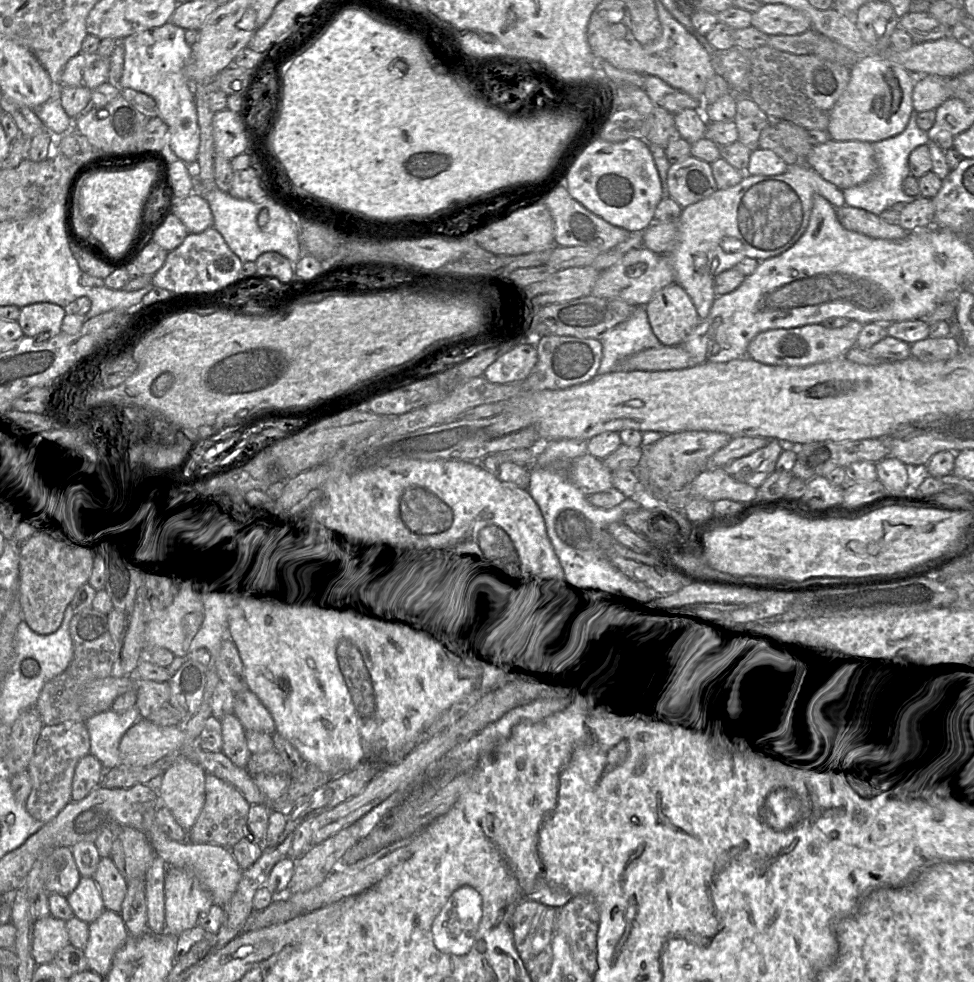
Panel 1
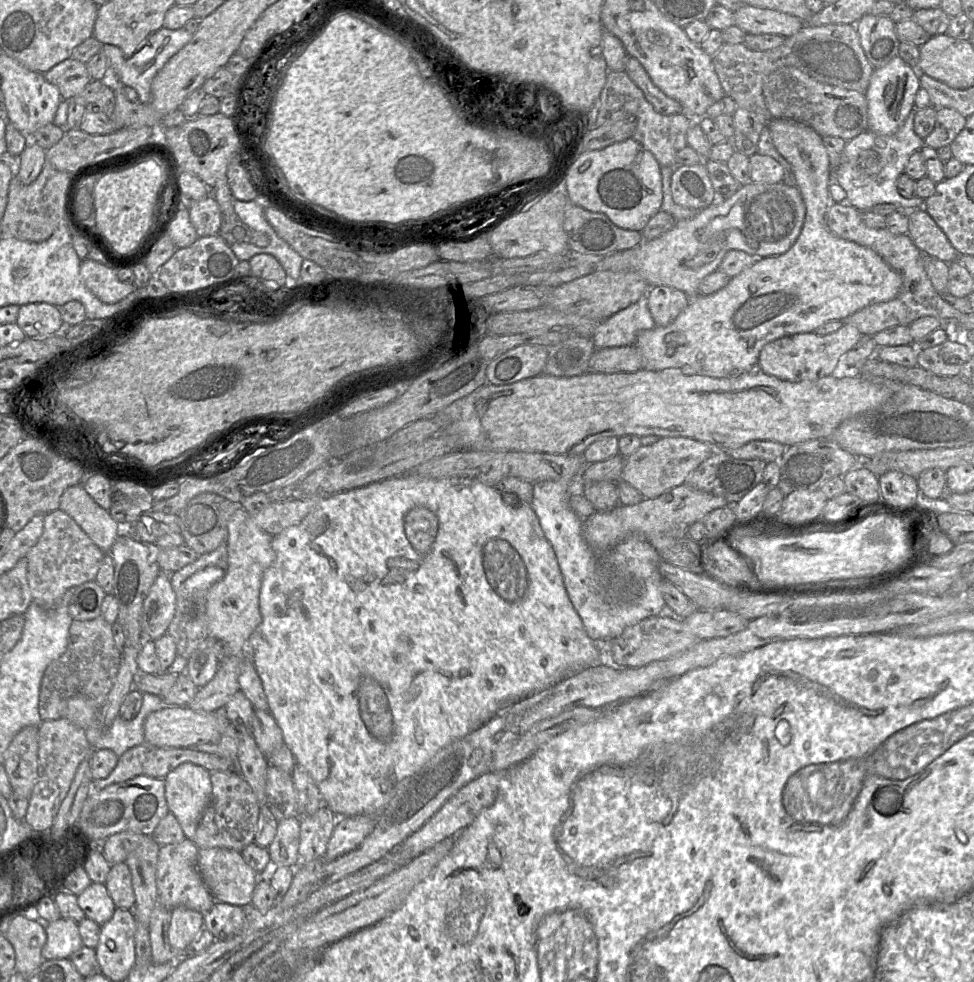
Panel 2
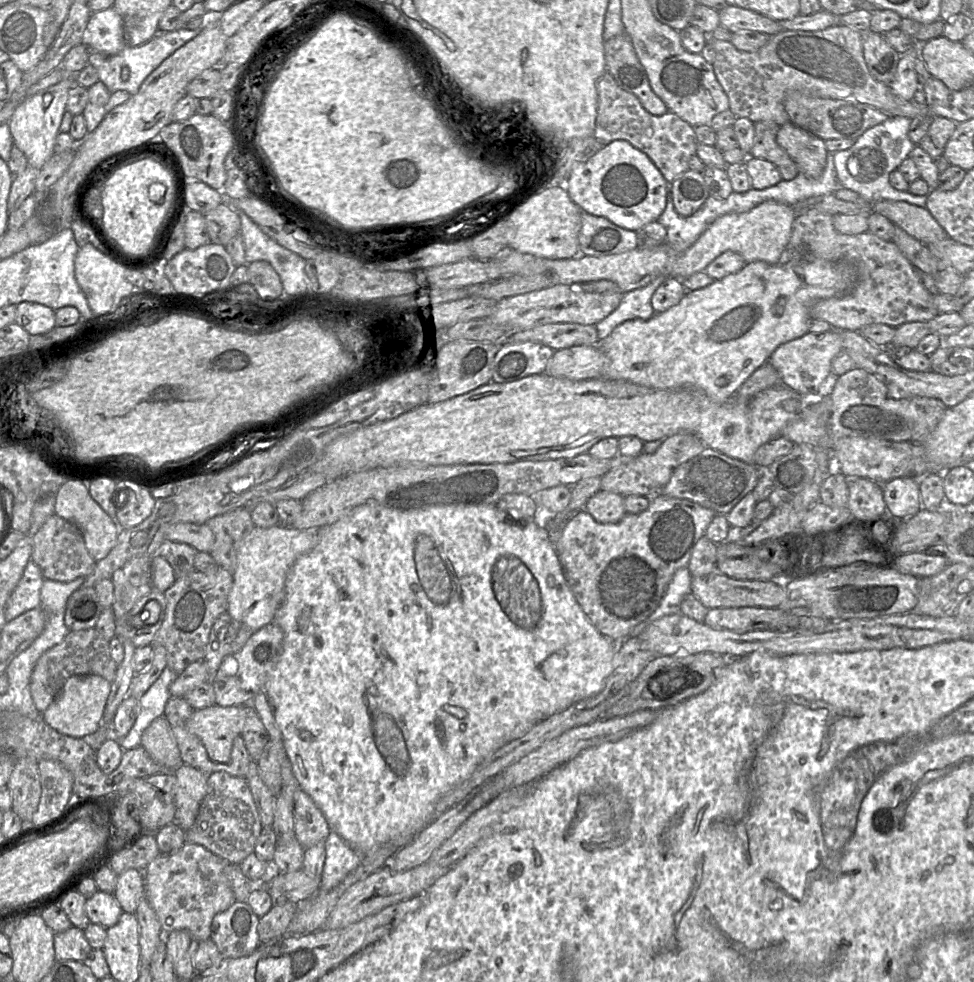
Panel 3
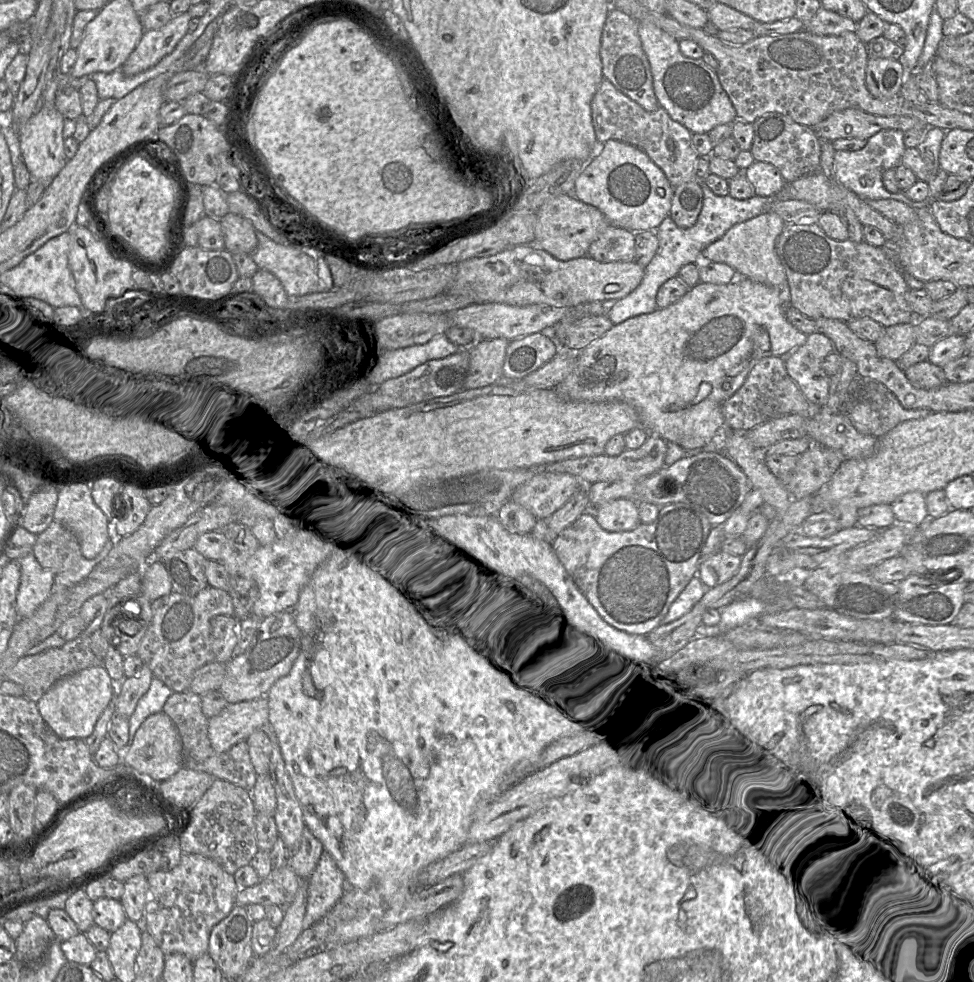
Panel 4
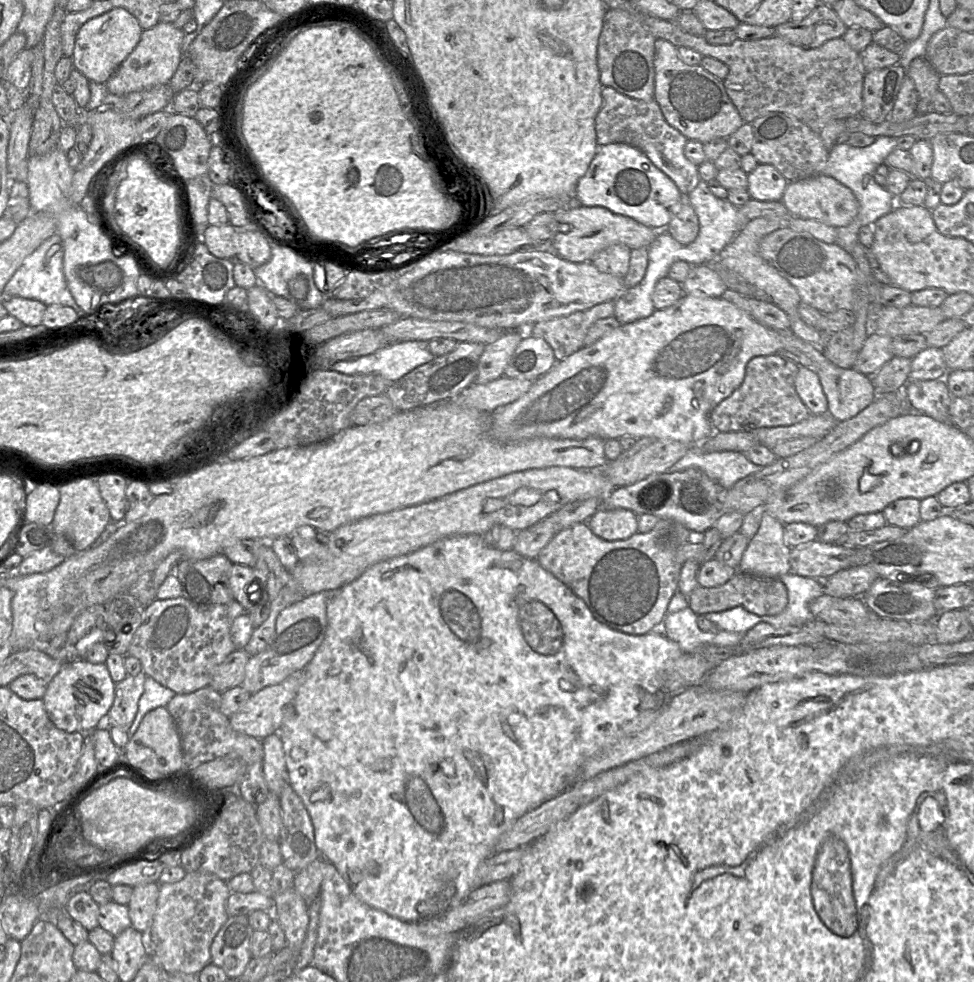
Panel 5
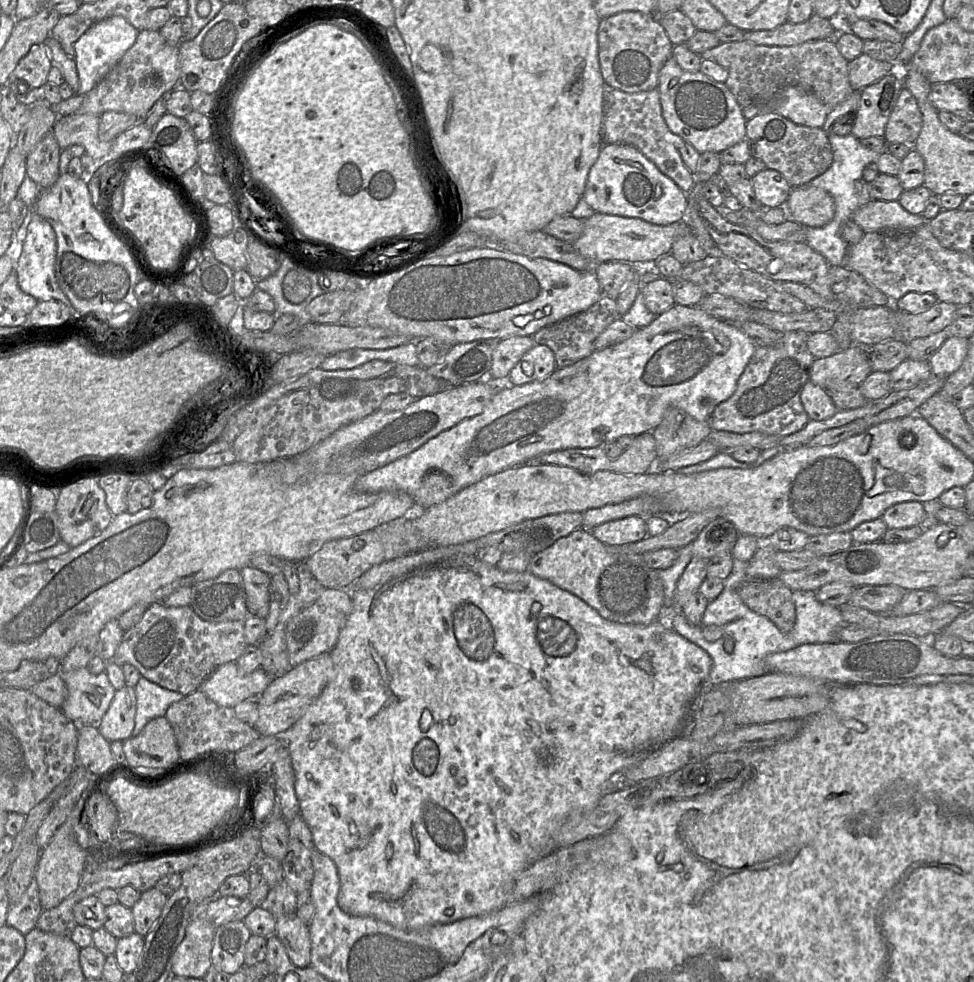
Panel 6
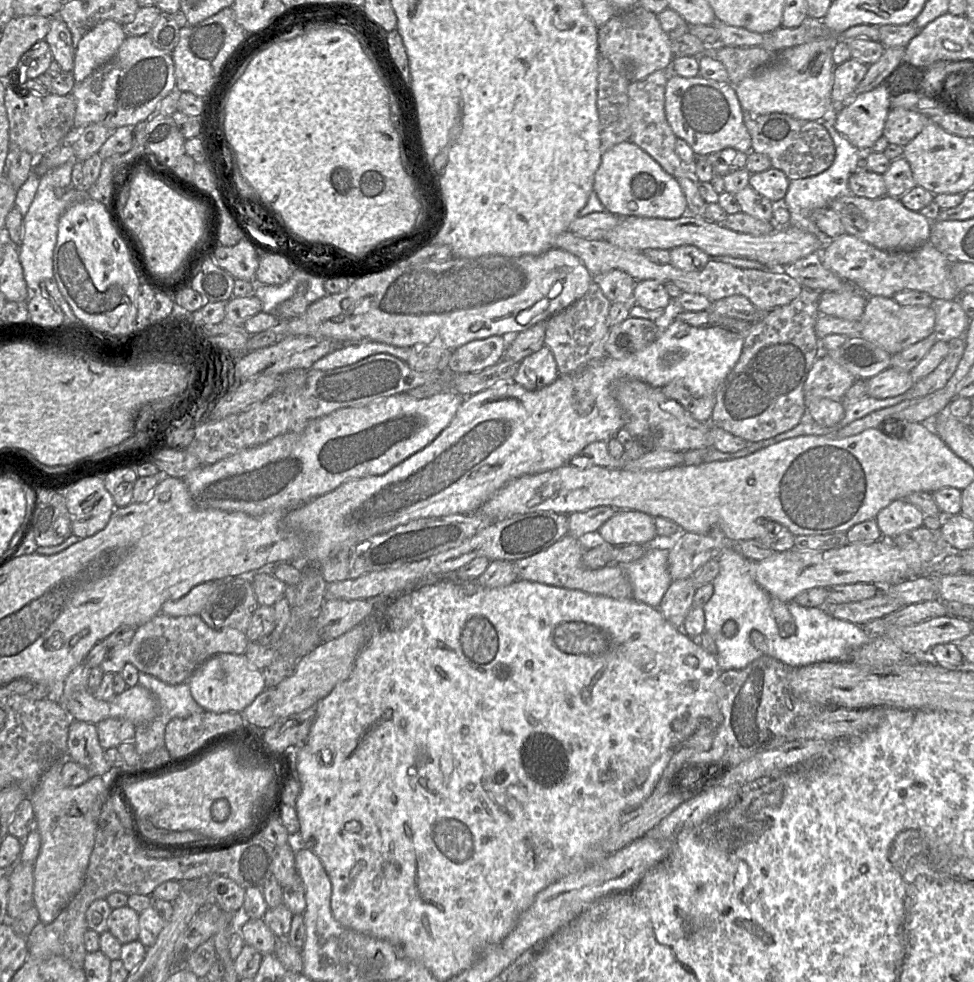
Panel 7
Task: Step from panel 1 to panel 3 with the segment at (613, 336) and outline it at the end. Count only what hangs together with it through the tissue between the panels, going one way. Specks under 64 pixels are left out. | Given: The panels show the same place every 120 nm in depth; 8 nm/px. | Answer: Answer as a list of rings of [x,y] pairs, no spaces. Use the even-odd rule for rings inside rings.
[[[659,276],[644,287],[624,293],[618,307],[595,325],[599,341],[603,341],[618,325],[627,320],[650,319],[655,314],[651,298],[666,278]]]

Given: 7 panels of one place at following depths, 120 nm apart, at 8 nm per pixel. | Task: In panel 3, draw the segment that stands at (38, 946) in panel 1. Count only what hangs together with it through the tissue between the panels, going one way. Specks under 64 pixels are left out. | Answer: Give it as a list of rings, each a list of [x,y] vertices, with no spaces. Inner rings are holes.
[[[75,926],[66,931],[54,933],[56,961],[74,960],[83,962],[92,949],[83,930]]]

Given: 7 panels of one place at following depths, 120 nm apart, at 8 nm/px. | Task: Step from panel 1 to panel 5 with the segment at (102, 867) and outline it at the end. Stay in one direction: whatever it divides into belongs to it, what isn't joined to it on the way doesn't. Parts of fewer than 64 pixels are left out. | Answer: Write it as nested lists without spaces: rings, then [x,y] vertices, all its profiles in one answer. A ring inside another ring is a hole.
[[[148,883],[133,888],[128,903],[132,926],[142,933],[147,933],[152,925],[159,897],[159,883]]]

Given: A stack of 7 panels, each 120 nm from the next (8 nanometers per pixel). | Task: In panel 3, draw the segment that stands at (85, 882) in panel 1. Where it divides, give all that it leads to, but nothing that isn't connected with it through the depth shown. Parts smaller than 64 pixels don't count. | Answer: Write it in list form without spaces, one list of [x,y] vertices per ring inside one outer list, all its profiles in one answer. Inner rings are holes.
[[[100,890],[86,900],[85,911],[91,923],[106,929],[116,925],[124,912],[113,893]]]

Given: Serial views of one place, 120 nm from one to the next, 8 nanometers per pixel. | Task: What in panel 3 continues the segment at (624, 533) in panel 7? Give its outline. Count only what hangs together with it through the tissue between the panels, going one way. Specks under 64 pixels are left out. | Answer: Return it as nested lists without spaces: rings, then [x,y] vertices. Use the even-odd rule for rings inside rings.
[[[599,490],[588,499],[584,510],[599,523],[617,523],[626,515],[623,498],[620,494]]]

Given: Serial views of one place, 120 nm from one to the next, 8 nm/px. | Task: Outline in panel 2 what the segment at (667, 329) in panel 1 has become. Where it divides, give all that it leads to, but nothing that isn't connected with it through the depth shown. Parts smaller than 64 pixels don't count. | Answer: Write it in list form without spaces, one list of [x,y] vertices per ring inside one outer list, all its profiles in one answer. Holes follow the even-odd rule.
[[[665,285],[651,286],[647,299],[656,326],[670,324],[690,303],[685,292]]]

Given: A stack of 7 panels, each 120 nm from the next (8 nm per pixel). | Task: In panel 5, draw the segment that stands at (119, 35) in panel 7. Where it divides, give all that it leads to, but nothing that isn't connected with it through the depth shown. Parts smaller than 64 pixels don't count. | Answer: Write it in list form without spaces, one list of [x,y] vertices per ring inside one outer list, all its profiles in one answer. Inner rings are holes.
[[[124,8],[112,10],[88,20],[78,31],[72,56],[73,67],[89,81],[105,84],[120,64],[134,50],[143,29],[139,21]]]

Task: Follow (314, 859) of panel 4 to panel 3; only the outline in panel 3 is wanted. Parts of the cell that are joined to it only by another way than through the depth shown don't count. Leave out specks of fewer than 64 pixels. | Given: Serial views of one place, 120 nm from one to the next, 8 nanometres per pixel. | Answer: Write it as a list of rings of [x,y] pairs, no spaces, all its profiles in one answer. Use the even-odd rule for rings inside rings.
[[[301,788],[294,793],[295,836],[304,849],[325,842],[331,829],[322,811]]]

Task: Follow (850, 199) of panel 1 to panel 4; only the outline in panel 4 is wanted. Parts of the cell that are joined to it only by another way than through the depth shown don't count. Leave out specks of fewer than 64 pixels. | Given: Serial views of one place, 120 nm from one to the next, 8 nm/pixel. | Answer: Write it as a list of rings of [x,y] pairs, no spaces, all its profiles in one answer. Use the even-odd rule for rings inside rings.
[[[897,129],[880,130],[869,139],[866,145],[857,151],[838,150],[834,153],[834,168],[837,180],[846,188],[856,193],[862,199],[880,200],[893,199],[907,206],[918,209],[930,206],[930,199],[916,202],[909,199],[904,192],[891,193],[883,185],[882,175],[891,168],[901,164],[901,158],[906,146],[903,140],[904,132]]]

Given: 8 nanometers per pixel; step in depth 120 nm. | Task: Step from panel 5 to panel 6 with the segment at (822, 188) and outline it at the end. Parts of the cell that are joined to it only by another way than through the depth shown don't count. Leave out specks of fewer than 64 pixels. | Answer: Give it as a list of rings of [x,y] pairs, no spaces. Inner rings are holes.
[[[810,184],[792,187],[786,202],[790,218],[805,227],[822,227],[834,217],[832,195]]]

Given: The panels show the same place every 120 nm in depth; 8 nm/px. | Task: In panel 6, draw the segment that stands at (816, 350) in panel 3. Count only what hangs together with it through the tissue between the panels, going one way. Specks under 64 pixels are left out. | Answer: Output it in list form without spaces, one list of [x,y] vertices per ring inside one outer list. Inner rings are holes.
[[[809,381],[800,389],[799,400],[809,420],[826,420],[838,411],[827,392]]]

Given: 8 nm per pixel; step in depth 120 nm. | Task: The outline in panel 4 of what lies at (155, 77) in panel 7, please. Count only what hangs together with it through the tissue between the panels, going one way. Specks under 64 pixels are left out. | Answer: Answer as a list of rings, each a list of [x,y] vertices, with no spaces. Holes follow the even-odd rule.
[[[188,12],[174,15],[163,27],[156,30],[144,30],[136,48],[121,66],[126,76],[133,76],[155,66],[171,53],[178,42],[188,33],[192,17]]]

